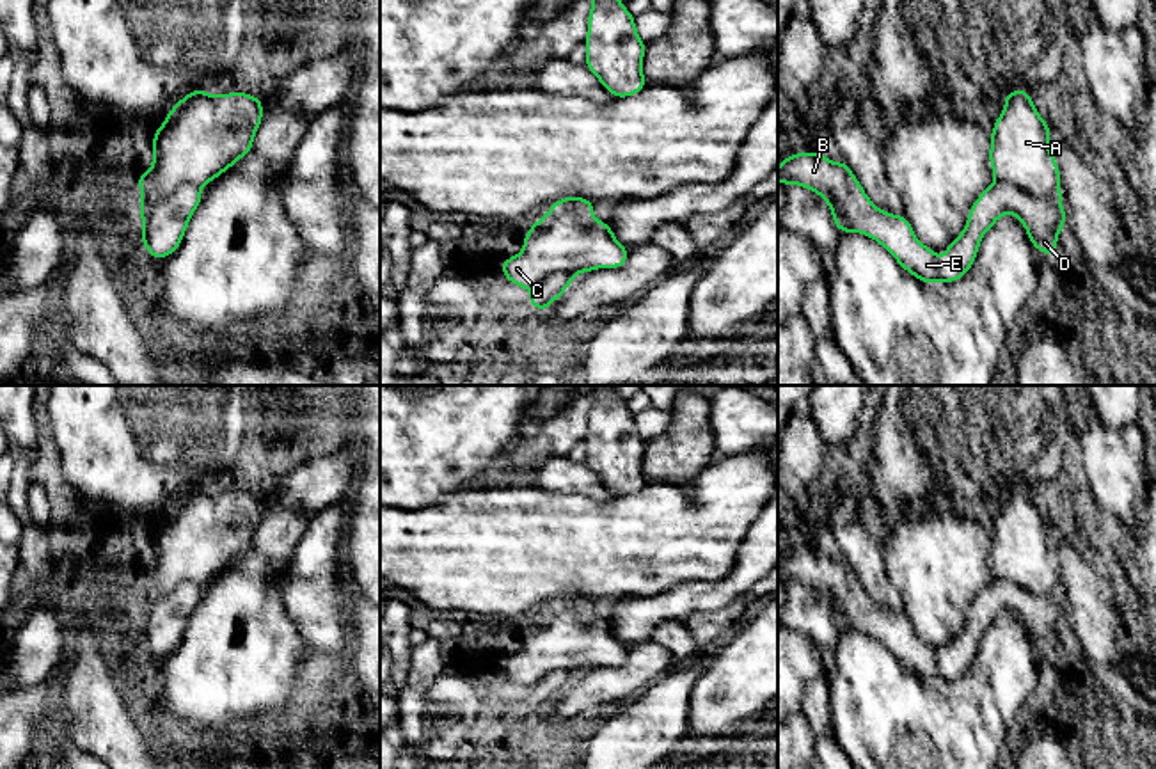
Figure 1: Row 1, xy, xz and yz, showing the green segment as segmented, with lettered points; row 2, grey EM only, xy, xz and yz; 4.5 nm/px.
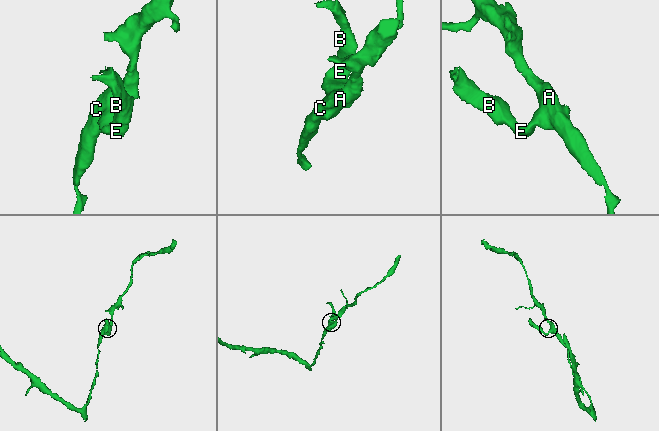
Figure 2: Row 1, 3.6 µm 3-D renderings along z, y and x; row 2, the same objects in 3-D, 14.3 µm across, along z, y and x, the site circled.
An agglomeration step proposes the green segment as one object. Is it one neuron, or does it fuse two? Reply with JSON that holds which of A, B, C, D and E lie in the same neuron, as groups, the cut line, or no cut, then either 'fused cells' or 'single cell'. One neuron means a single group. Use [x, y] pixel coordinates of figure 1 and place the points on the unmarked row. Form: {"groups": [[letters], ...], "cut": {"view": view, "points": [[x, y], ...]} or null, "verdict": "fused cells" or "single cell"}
{"groups": [["A", "C"], ["B", "D", "E"]], "cut": {"view": "yz", "points": [[997, 578], [1013, 581], [1036, 595], [1059, 597]]}, "verdict": "fused cells"}

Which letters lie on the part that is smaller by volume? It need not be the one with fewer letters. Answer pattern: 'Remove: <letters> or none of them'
Remove: B, D, E

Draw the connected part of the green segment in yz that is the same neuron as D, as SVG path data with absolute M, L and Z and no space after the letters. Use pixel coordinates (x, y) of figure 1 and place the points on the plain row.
M819 549L794 551L778 565L778 579L817 590L833 611L840 630L861 630L881 641L897 661L923 682L955 680L977 657L982 634L1005 611L1016 613L1030 641L1042 652L1057 654L1057 638L1067 614L1060 597L1035 597L1014 583L994 579L968 611L962 630L939 657L913 630L906 613L879 607L865 591L845 559L835 561Z

